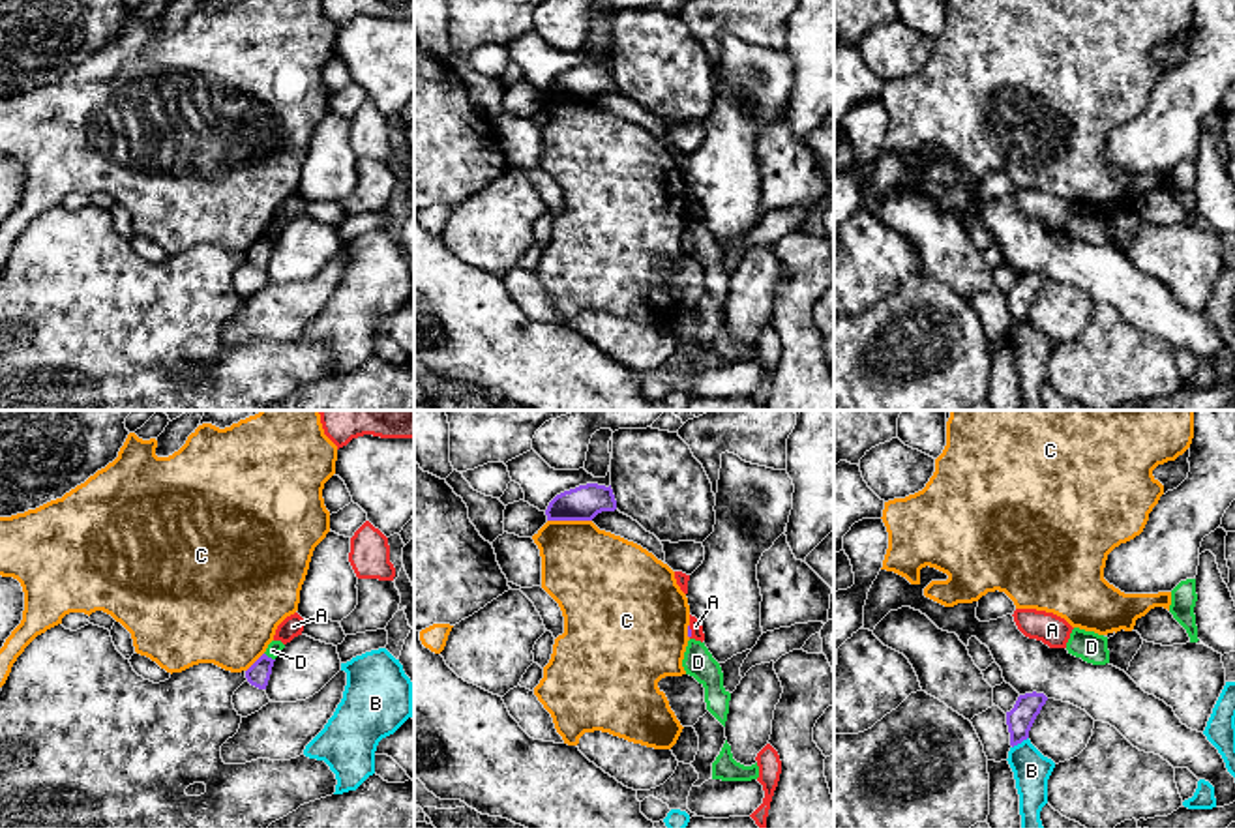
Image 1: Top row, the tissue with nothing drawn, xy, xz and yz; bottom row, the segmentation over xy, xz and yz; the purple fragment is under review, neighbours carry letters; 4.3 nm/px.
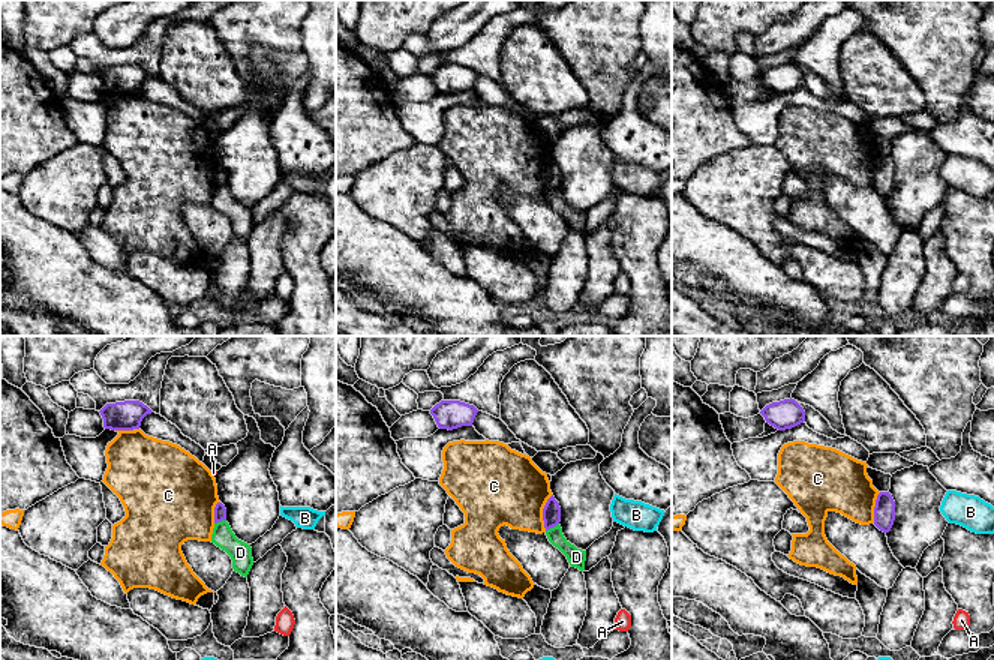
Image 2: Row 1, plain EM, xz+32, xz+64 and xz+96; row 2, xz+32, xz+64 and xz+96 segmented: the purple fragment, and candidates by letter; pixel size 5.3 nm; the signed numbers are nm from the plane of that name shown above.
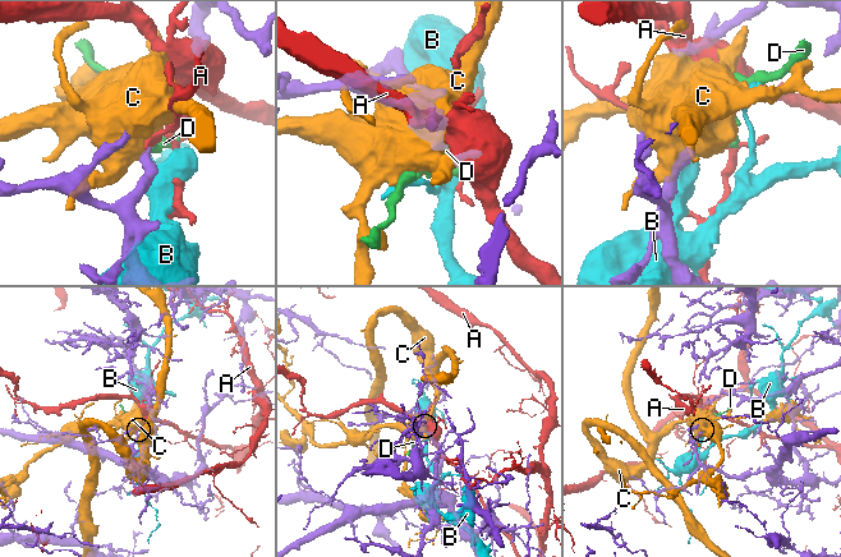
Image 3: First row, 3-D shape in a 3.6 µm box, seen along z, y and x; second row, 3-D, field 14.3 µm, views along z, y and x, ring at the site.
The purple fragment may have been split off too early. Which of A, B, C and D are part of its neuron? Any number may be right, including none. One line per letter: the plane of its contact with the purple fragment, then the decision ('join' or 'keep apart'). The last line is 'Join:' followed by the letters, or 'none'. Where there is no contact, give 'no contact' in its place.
A: meets purple in xz; keep apart
B: meets purple in yz; keep apart
C: meets purple in xz; keep apart
D: meets purple in xy; keep apart
Join: none

